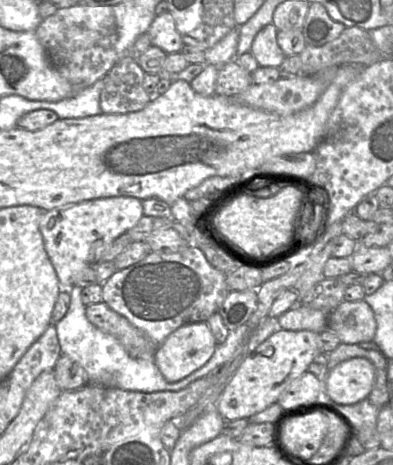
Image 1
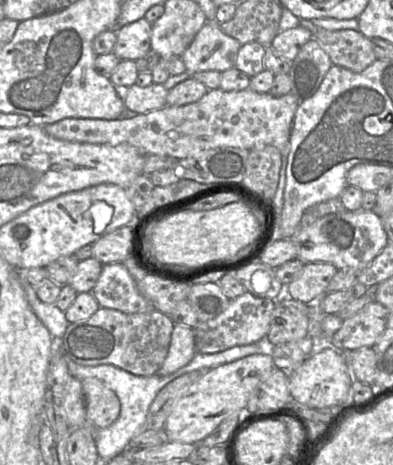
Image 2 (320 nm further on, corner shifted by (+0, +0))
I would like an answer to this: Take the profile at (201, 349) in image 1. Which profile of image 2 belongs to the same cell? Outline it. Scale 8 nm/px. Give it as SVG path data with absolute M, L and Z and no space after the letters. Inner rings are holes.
M175 323L167 356L155 374L161 376L172 374L188 364L195 354L193 329L185 324Z

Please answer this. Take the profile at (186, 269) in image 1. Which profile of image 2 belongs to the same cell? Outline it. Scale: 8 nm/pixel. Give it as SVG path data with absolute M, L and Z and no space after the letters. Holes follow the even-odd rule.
M124 263L105 264L91 293L100 307L124 313L145 313L153 308L141 294Z

